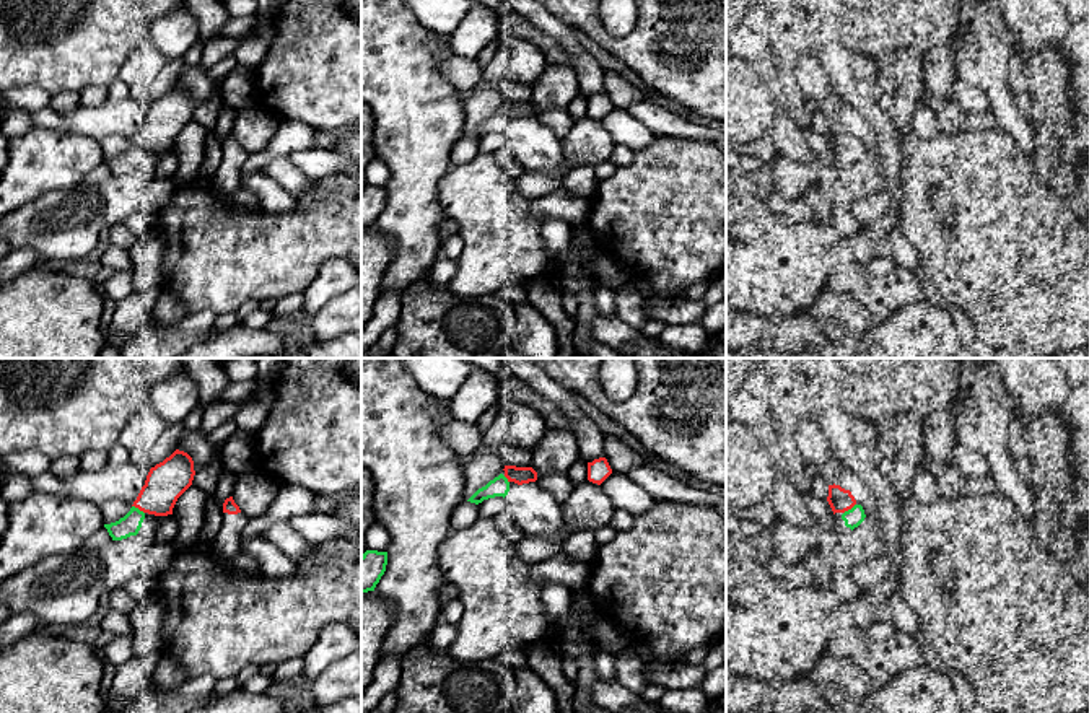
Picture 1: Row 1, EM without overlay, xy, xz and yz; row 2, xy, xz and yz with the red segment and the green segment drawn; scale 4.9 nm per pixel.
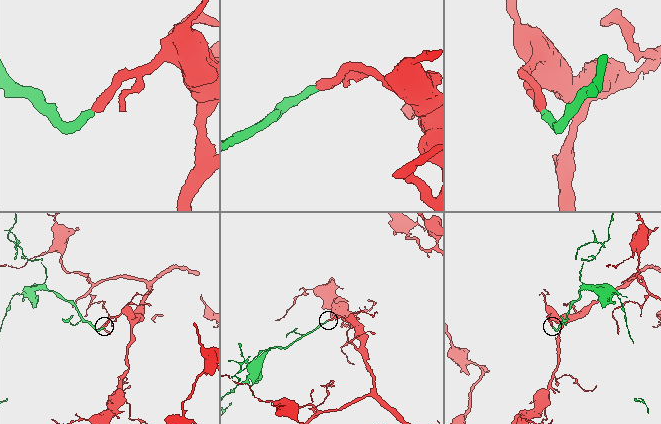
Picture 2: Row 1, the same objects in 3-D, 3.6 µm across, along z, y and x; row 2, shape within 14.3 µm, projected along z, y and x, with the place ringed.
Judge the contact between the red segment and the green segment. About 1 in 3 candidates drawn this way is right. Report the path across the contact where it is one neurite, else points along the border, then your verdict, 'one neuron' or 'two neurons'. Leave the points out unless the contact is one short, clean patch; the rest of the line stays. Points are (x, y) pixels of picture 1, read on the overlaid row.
one neuron

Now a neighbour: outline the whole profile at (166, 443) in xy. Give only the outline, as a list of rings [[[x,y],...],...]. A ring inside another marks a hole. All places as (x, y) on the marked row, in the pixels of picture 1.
[[[184,423],[169,425],[150,449],[150,469],[169,457],[187,431],[189,430],[184,426]]]

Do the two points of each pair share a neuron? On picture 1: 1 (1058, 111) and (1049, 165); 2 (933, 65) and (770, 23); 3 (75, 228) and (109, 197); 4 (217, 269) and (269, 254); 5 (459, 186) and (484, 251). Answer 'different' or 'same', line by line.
1: same
2: different
3: same
4: same
5: same

